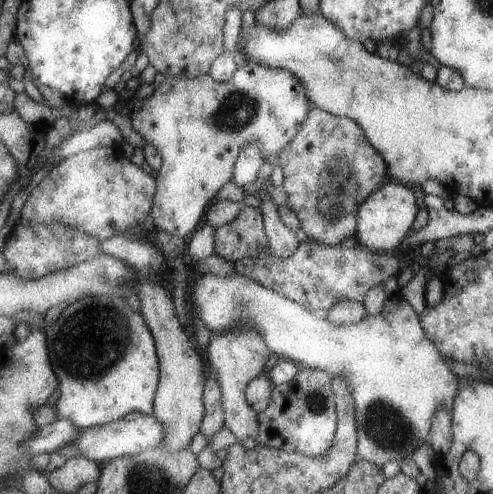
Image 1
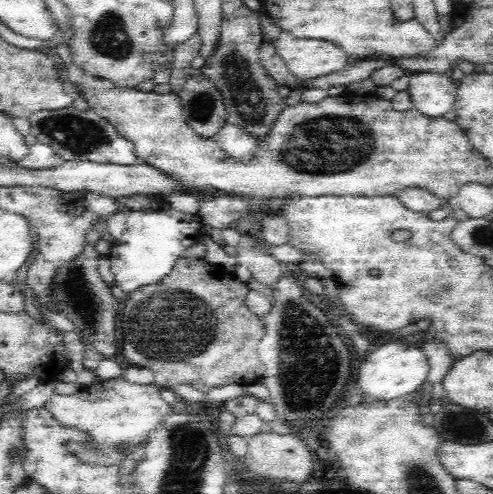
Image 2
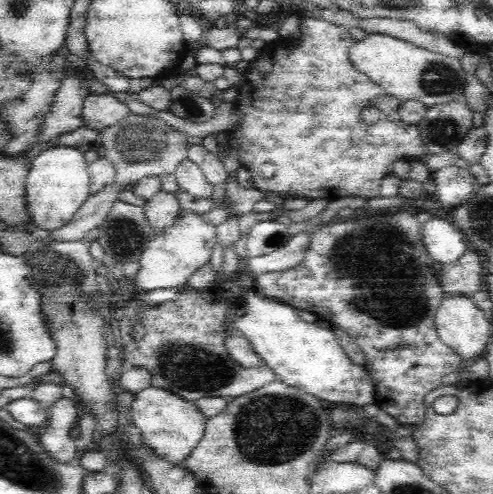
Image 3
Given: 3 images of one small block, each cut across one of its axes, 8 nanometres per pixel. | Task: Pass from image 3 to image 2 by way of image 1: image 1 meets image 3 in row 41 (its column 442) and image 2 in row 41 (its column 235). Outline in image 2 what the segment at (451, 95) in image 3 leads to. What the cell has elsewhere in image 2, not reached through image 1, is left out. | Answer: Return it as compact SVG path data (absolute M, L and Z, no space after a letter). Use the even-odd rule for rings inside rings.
M280 32L274 44L278 56L298 80L322 78L348 66L348 54L326 40L302 40L290 32Z

